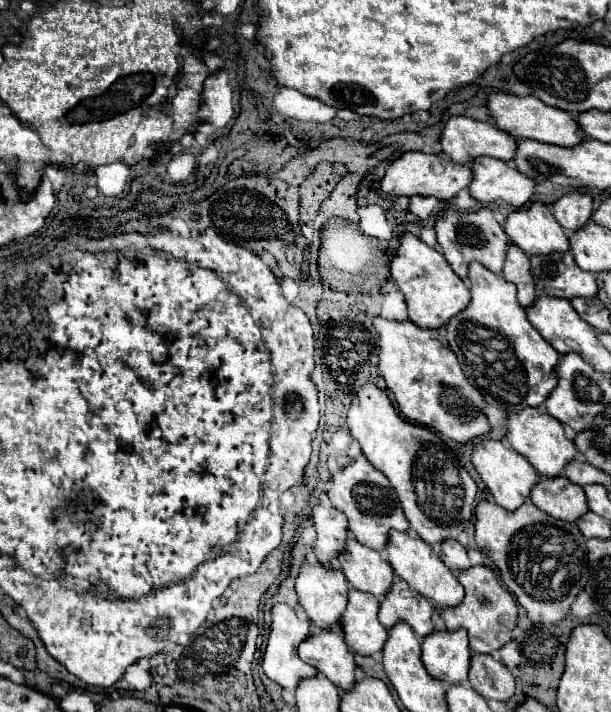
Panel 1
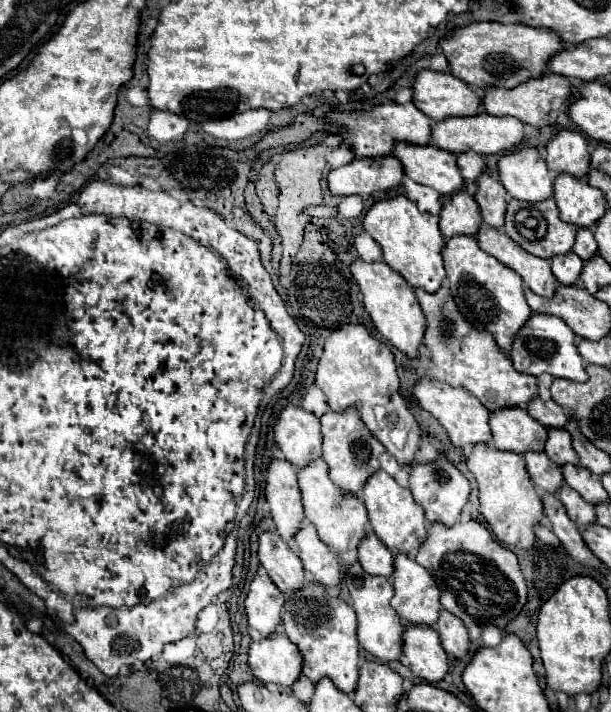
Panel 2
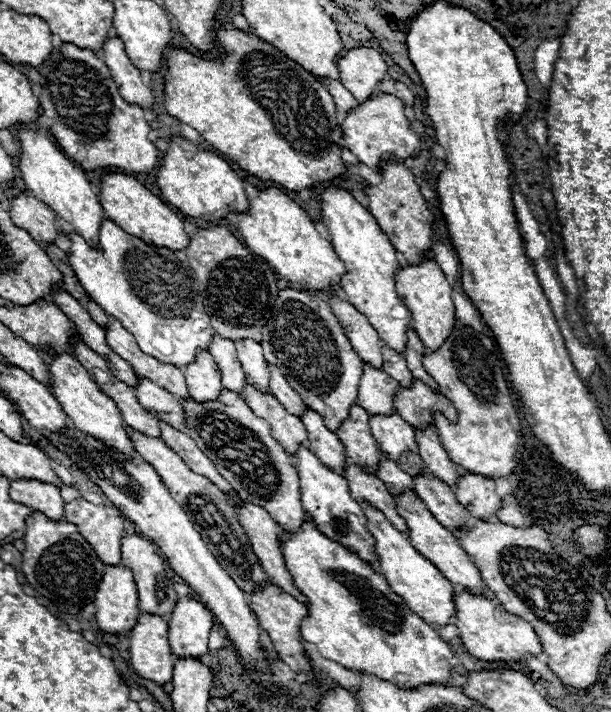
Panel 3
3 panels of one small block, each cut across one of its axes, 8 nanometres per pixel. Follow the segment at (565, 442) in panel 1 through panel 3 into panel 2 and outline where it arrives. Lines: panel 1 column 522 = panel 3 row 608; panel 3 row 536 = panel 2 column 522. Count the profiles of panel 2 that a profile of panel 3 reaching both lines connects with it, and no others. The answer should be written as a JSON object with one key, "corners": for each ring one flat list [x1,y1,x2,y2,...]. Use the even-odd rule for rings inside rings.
{"corners":[[446,284,436,292,428,294,420,288,414,290,416,298,422,306,422,312,428,320,424,344,432,352,432,362,444,370,446,382,450,386,466,388,472,396,476,396,490,412,500,408,526,408,530,400,538,396,538,384,534,376,522,376,514,370,508,356,502,356,498,348,494,348,494,340,486,336,486,332,478,332,476,328,470,328,466,320,462,320,462,314,458,312,450,290]]}

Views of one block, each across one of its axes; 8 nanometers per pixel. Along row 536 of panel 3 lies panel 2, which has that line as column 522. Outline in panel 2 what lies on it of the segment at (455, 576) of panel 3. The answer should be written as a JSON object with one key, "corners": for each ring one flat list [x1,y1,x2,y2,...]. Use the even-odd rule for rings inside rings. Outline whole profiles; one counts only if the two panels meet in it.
{"corners":[[506,408,506,412,492,412,492,446,504,452,544,452,548,430,534,424,524,408]]}

